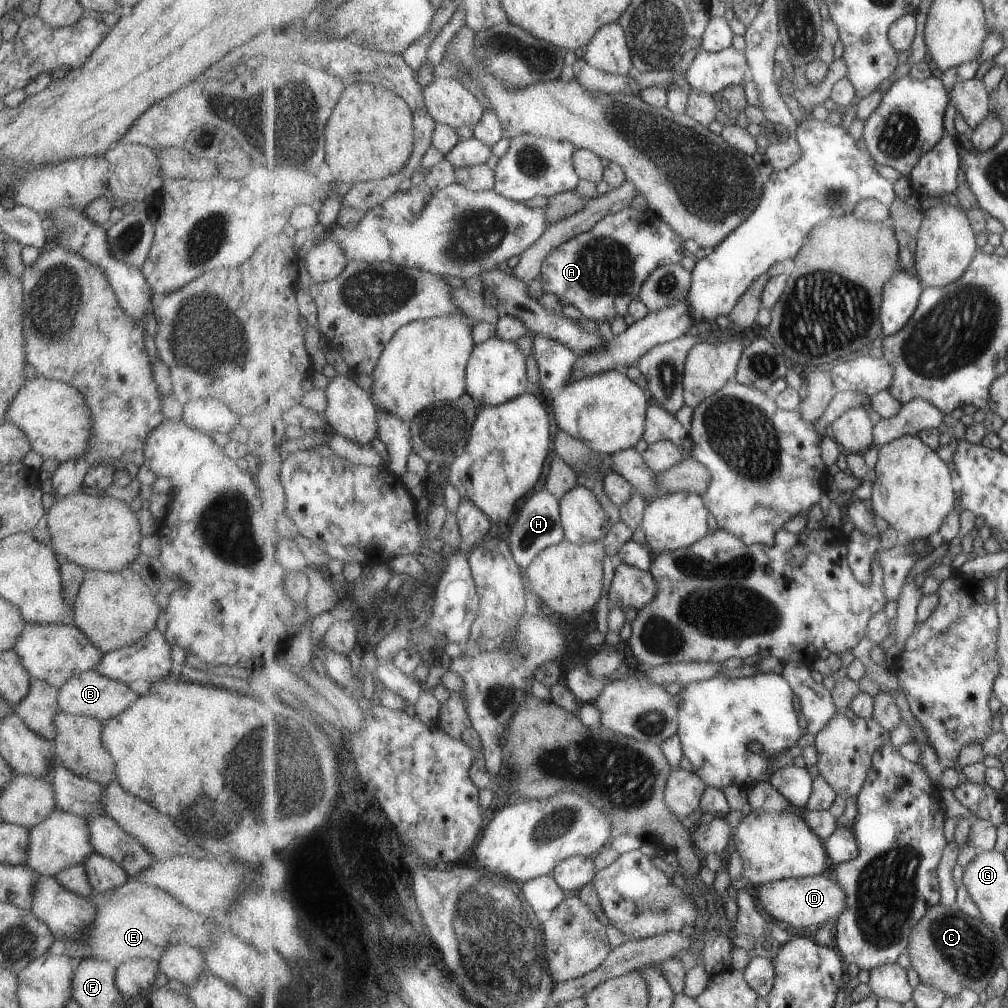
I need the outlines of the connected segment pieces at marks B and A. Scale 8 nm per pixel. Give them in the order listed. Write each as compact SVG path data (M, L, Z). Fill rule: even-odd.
M92 670L83 673L73 673L63 683L63 686L60 686L57 690L56 701L61 711L72 715L90 716L102 723L116 717L121 711L124 711L134 703L138 697L129 688L129 685L107 678L97 671Z
M624 208L618 213L608 214L590 231L578 234L575 238L555 247L542 266L541 284L543 292L555 294L564 309L586 317L595 322L610 322L615 316L625 316L634 300L640 298L642 286L661 265L679 263L683 253L685 239L658 214L653 211Z

